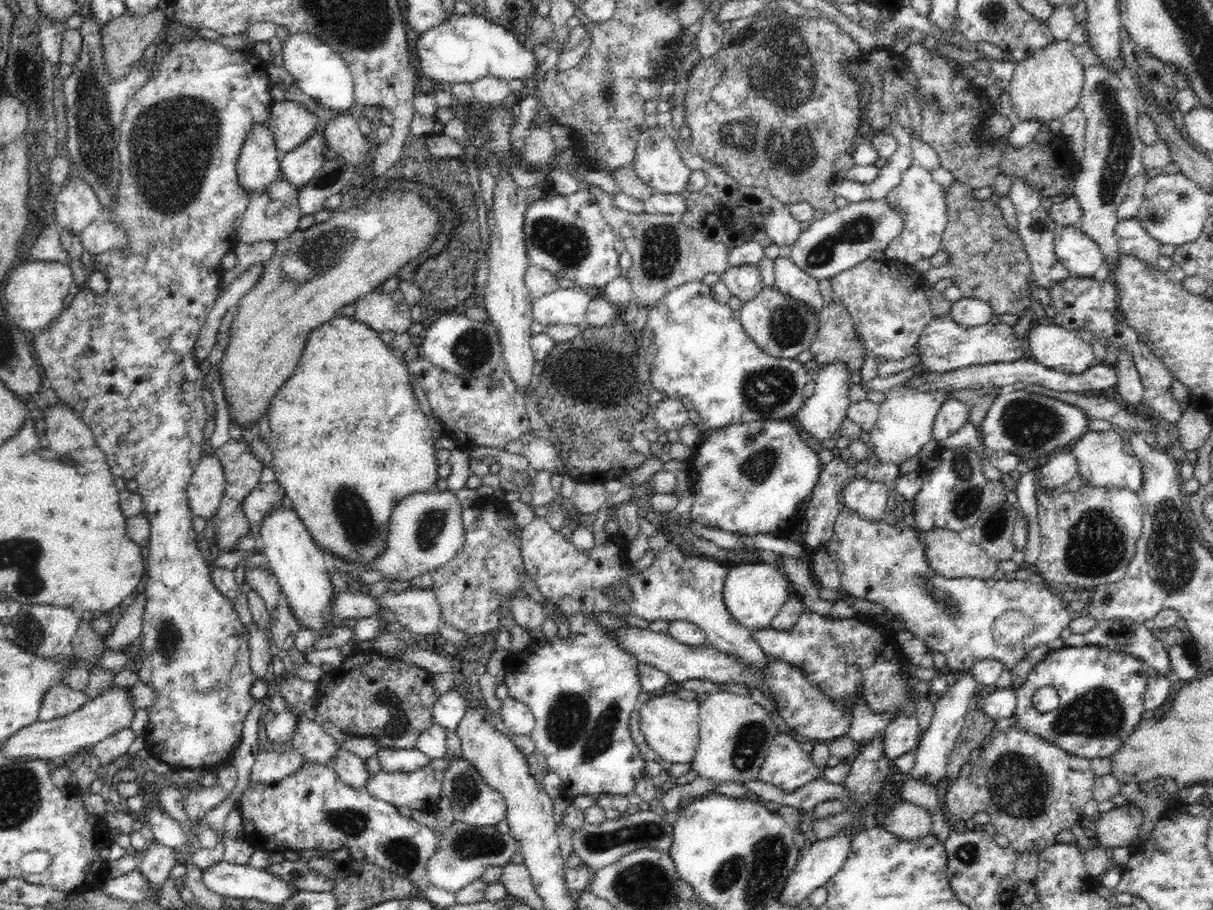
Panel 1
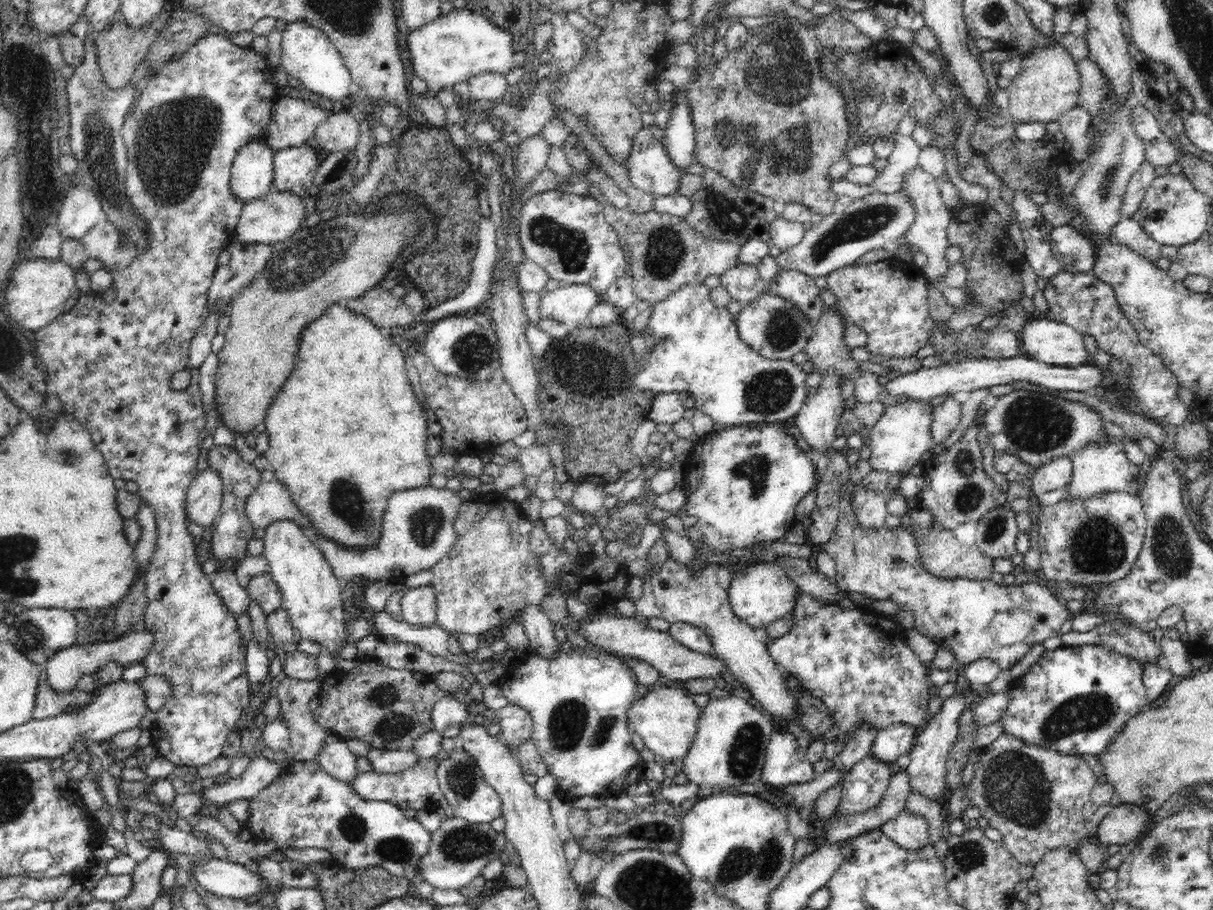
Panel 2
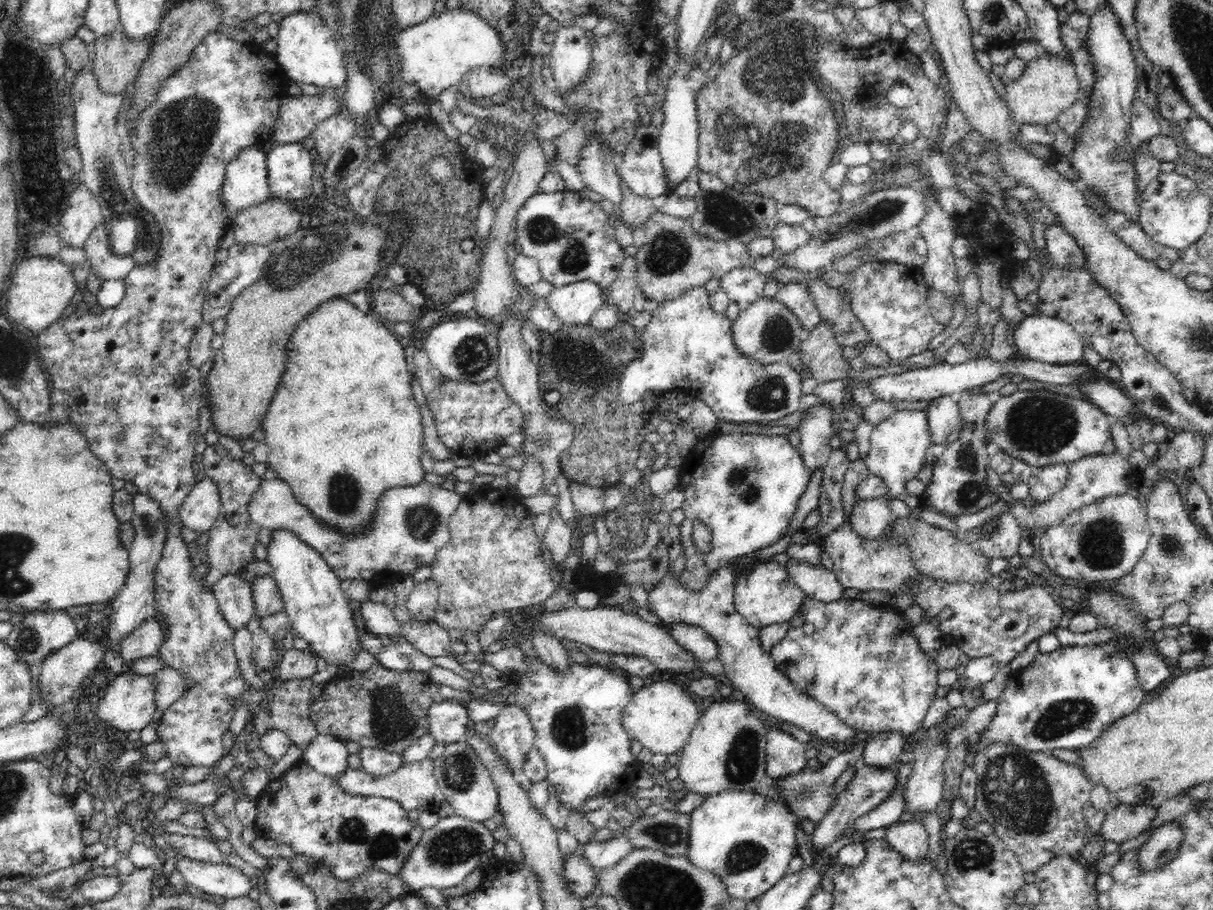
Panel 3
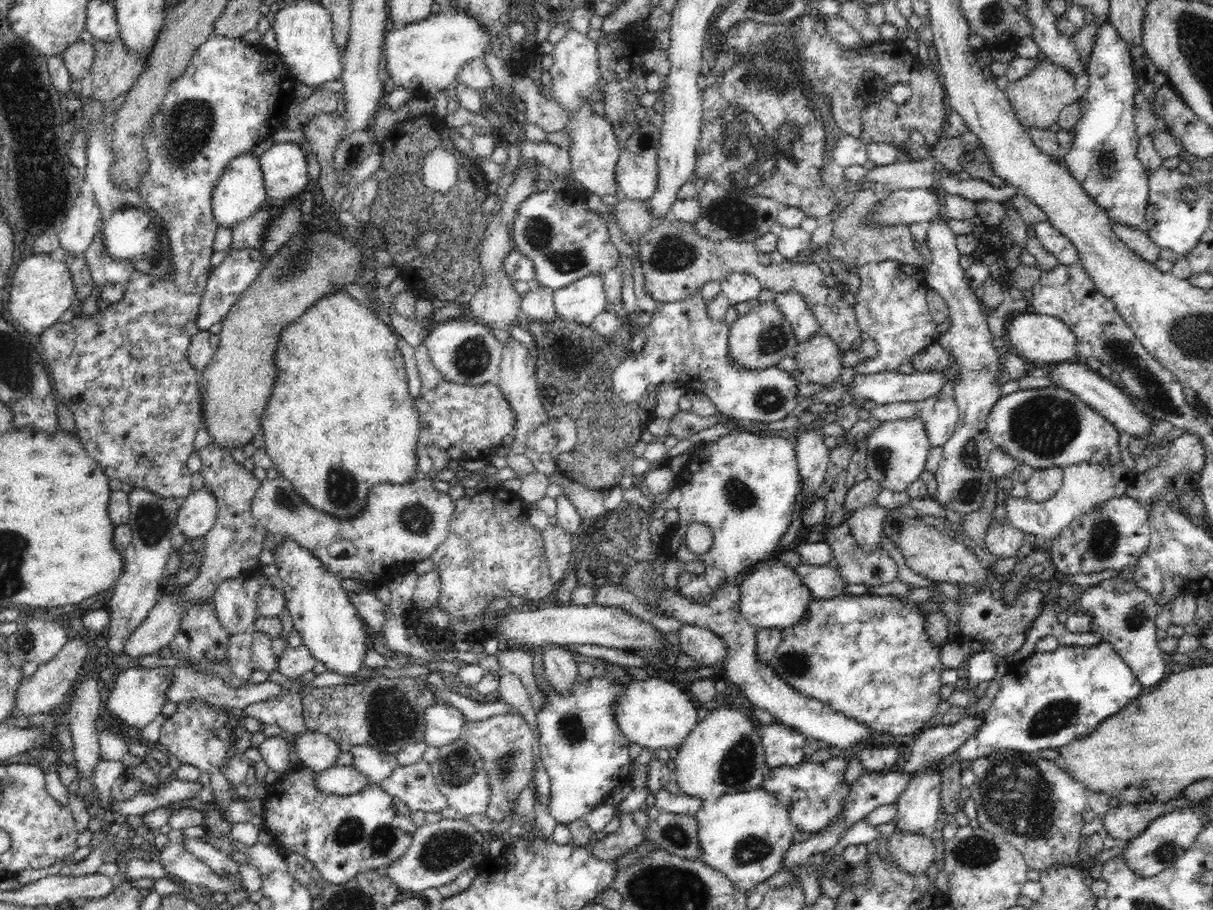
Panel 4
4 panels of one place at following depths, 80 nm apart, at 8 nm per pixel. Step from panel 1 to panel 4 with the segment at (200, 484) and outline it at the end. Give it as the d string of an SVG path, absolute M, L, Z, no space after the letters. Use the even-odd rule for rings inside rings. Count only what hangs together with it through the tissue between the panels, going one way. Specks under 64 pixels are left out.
M204 487L192 491L181 500L180 505L177 510L177 525L188 541L202 538L210 532L219 511L212 492Z

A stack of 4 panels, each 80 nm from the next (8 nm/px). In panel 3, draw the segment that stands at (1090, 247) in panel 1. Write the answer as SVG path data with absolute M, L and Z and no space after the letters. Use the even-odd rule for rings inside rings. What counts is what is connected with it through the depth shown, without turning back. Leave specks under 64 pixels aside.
M1061 226L1044 227L1045 248L1054 264L1068 270L1085 268L1086 255L1081 246Z

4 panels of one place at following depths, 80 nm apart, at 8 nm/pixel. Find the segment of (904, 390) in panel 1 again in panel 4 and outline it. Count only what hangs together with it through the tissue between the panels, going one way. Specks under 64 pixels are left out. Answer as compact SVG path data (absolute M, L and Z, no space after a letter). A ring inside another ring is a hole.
M920 416L914 419L894 420L882 423L867 440L867 456L865 459L868 479L876 481L882 489L892 492L906 491L926 470L928 453L931 448L926 426Z

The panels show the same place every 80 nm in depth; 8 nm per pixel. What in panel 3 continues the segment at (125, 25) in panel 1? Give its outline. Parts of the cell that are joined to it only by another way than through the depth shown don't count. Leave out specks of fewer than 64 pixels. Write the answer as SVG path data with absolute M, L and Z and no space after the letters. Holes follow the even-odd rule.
M121 29L112 34L96 37L94 40L93 73L96 75L98 86L104 94L124 93L126 86L132 84L140 73L142 64L151 53L152 38L132 40Z

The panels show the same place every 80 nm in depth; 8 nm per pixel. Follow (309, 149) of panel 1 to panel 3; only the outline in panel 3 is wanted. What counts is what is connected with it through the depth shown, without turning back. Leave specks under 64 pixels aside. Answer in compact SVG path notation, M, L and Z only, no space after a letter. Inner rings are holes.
M274 143L266 164L272 198L301 203L314 192L312 178L317 162L313 151L299 143Z

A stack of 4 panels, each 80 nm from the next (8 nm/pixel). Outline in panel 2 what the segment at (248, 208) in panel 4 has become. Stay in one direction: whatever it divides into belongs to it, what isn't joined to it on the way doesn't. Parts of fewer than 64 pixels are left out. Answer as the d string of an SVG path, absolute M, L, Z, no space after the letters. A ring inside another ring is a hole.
M254 138L234 157L230 186L240 203L265 198L273 186L273 152L265 138Z

